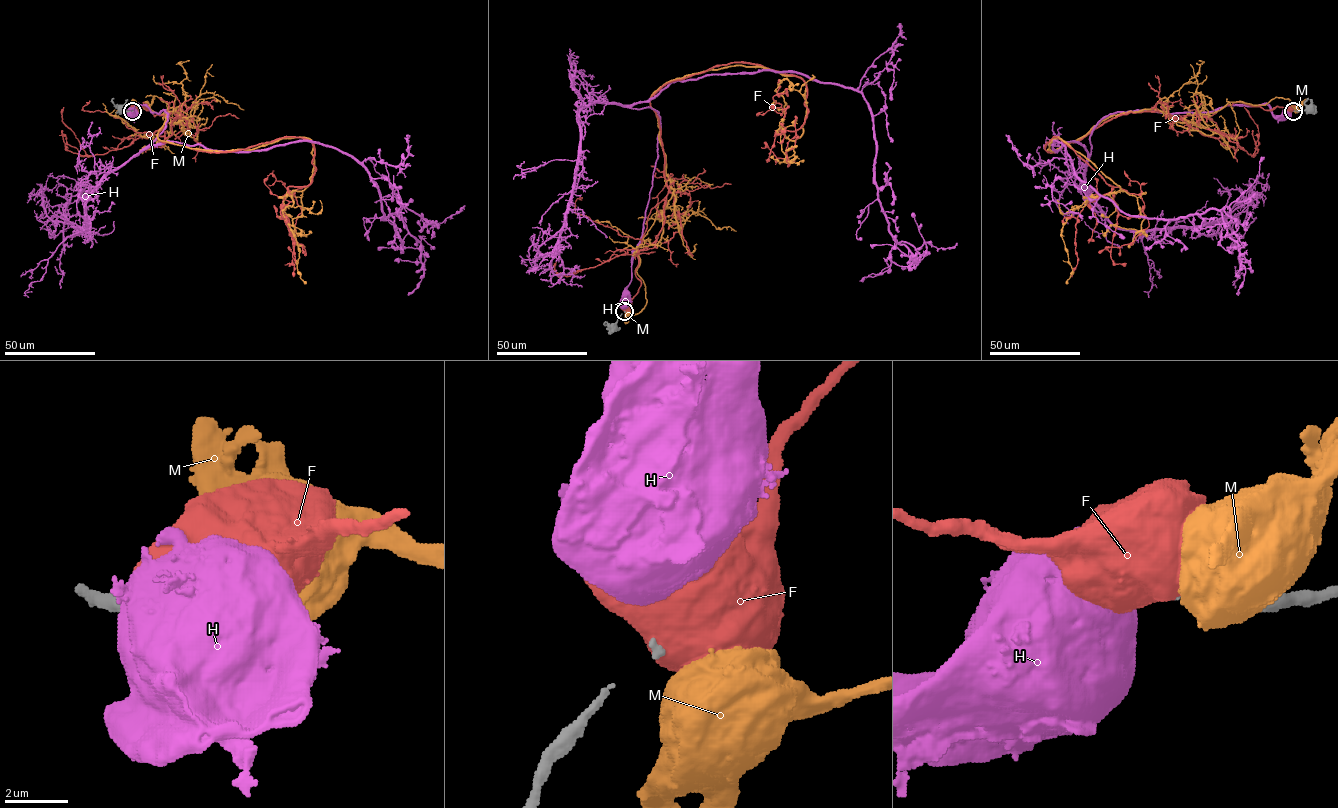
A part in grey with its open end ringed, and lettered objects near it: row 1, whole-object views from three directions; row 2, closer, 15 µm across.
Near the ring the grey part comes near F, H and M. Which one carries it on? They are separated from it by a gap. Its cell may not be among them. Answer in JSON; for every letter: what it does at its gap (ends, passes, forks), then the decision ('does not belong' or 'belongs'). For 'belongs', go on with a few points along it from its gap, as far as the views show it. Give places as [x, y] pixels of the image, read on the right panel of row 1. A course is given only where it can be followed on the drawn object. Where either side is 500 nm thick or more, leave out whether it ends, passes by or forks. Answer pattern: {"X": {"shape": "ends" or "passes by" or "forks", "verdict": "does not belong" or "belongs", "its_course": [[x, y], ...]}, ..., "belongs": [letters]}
{"F": {"verdict": "does not belong"}, "H": {"verdict": "does not belong"}, "M": {"verdict": "does not belong"}, "belongs": []}

